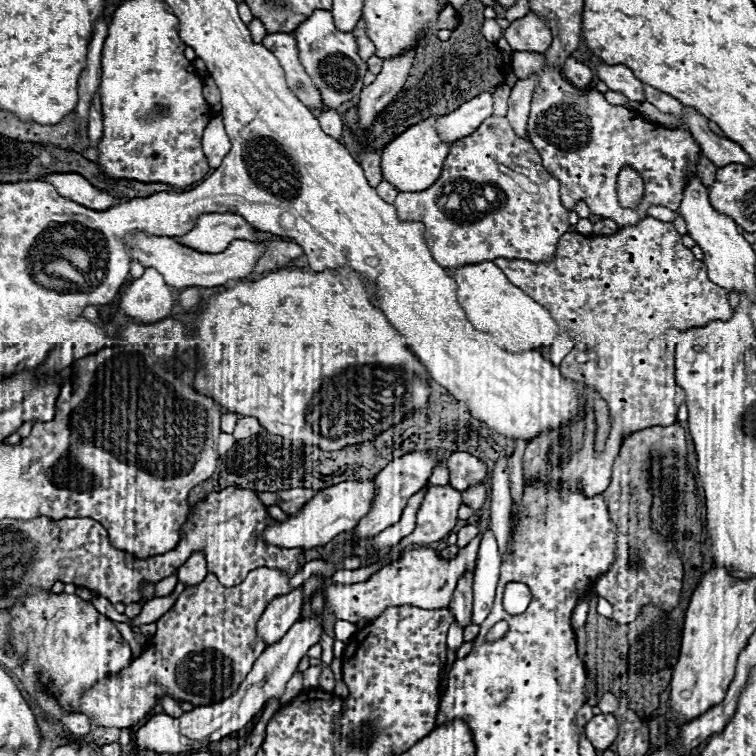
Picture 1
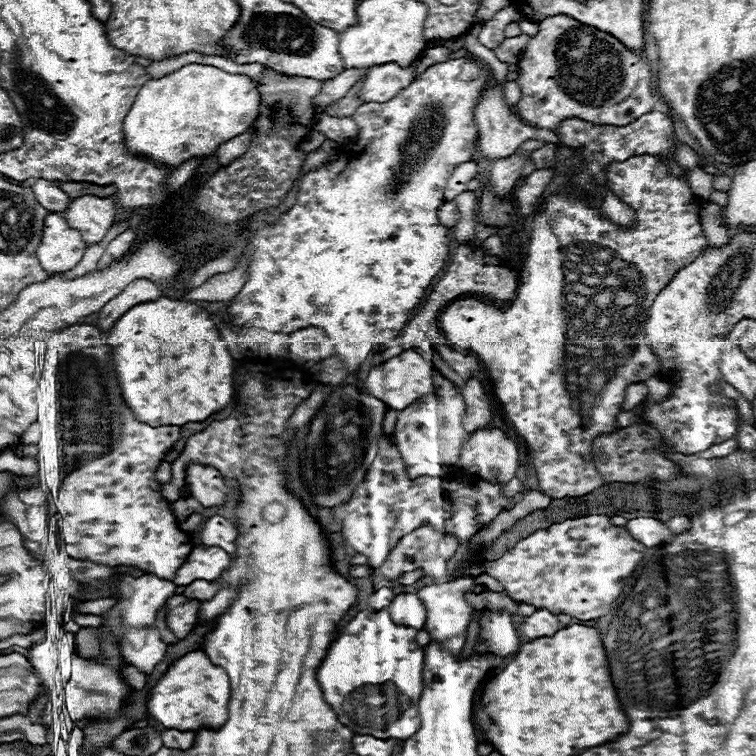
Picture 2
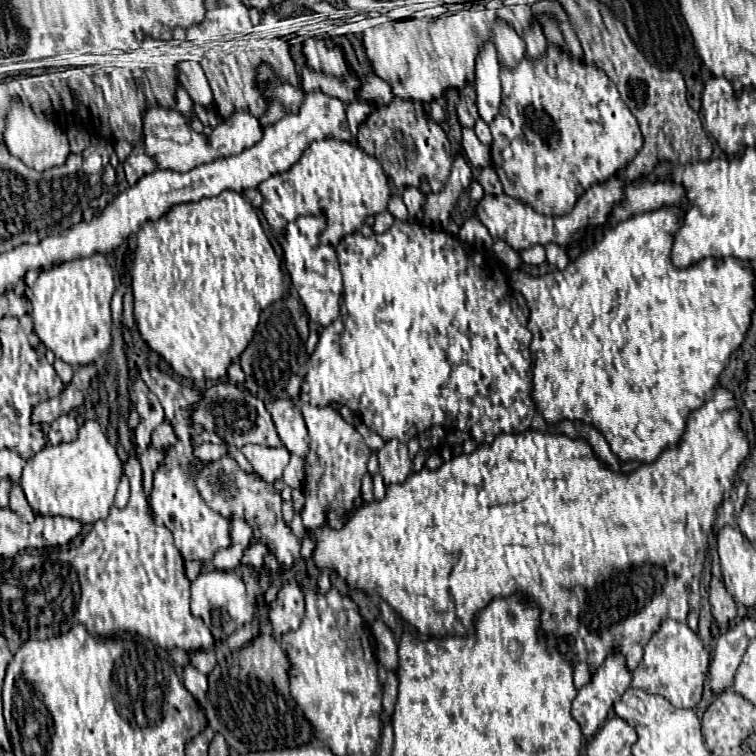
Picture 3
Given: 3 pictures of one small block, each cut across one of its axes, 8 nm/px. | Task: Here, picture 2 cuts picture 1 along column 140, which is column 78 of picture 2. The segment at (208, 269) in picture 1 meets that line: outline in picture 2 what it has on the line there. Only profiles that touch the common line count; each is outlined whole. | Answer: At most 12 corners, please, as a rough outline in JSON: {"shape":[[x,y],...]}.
{"shape":[[60,214],[44,220],[36,258],[46,272],[78,266],[86,242]]}

